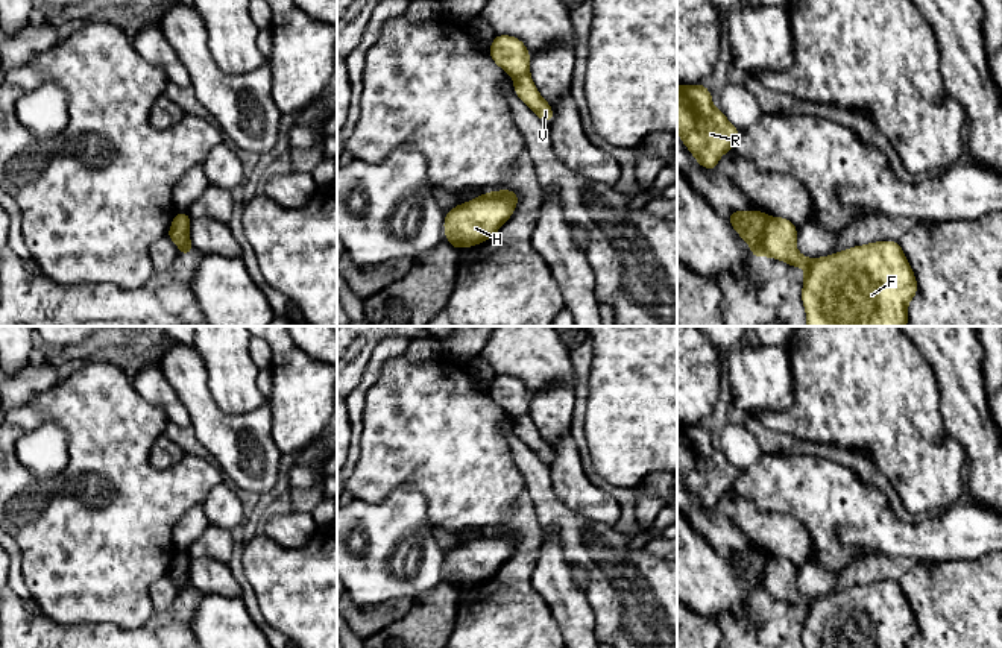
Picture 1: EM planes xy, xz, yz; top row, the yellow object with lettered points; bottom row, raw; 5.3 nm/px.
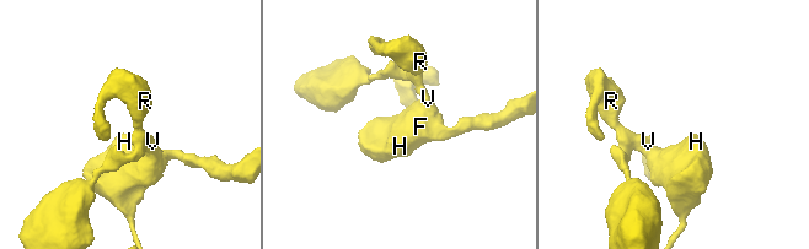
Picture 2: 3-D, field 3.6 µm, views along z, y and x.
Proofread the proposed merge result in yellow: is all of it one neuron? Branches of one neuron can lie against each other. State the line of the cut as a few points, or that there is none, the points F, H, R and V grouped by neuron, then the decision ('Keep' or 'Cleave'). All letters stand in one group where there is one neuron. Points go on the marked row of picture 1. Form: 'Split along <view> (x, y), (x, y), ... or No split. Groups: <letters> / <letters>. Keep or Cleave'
Split along yz (770, 217), (761, 254). Groups: F H V / R. Cleave

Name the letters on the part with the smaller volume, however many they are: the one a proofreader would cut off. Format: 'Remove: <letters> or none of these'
Remove: R

